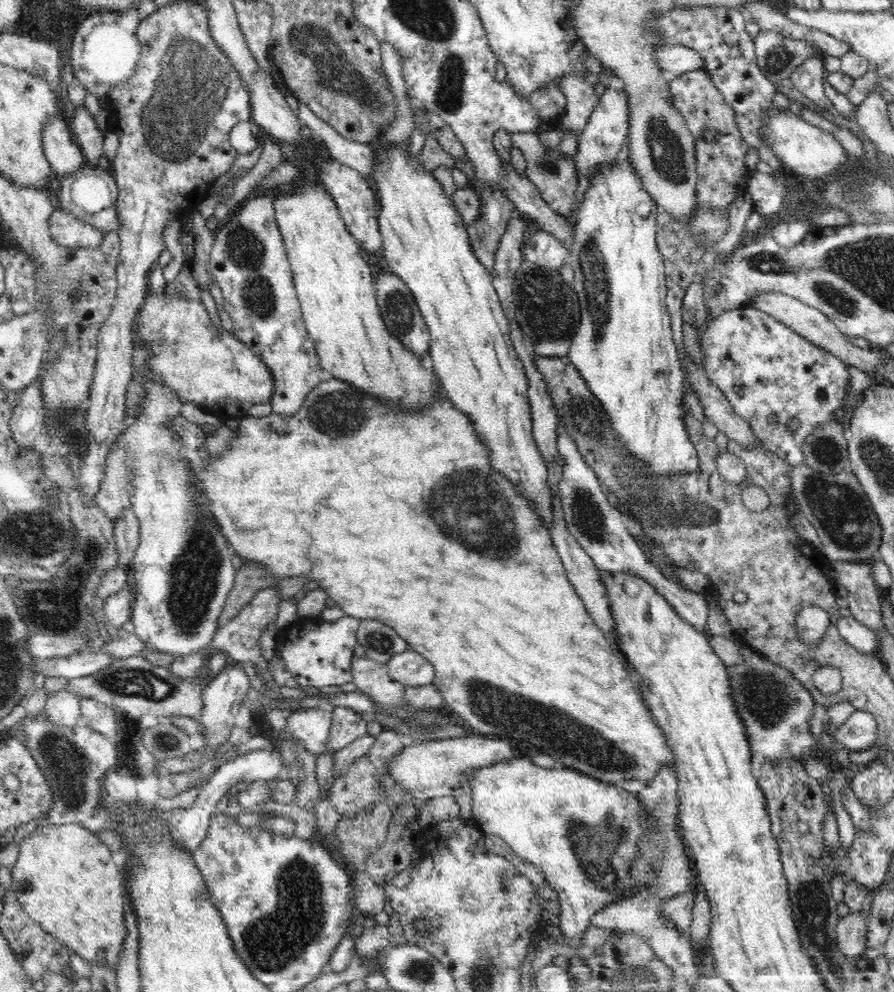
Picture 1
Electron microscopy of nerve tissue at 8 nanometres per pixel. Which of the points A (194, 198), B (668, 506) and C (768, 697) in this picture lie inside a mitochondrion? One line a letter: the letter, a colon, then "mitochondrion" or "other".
A: other
B: mitochondrion
C: mitochondrion

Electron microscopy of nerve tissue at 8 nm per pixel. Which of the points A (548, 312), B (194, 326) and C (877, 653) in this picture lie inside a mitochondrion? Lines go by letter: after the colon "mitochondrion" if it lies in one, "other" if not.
A: mitochondrion
B: mitochondrion
C: other

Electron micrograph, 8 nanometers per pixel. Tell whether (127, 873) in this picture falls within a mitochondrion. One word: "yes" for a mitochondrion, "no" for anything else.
no

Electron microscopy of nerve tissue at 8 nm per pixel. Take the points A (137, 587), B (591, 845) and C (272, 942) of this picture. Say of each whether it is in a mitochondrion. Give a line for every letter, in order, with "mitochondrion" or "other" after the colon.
A: other
B: mitochondrion
C: mitochondrion

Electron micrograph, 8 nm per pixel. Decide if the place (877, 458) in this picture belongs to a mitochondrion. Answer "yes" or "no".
yes

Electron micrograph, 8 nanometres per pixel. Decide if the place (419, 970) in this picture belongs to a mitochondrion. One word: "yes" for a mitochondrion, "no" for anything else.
yes

